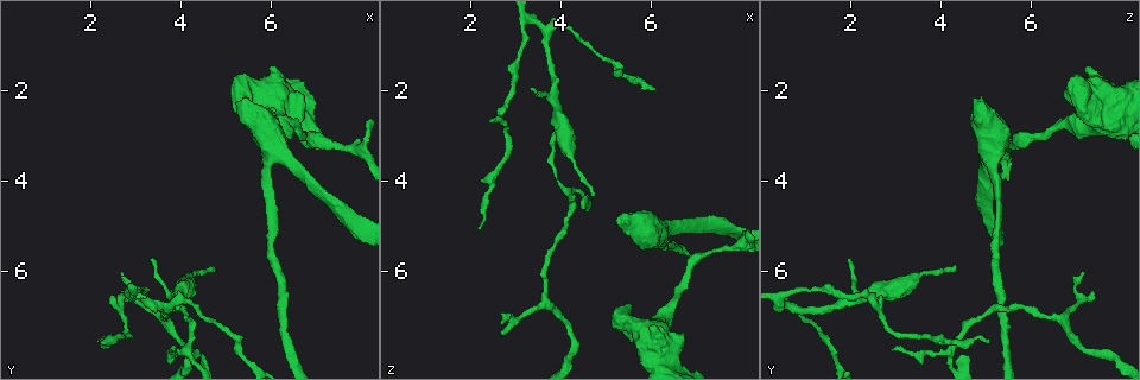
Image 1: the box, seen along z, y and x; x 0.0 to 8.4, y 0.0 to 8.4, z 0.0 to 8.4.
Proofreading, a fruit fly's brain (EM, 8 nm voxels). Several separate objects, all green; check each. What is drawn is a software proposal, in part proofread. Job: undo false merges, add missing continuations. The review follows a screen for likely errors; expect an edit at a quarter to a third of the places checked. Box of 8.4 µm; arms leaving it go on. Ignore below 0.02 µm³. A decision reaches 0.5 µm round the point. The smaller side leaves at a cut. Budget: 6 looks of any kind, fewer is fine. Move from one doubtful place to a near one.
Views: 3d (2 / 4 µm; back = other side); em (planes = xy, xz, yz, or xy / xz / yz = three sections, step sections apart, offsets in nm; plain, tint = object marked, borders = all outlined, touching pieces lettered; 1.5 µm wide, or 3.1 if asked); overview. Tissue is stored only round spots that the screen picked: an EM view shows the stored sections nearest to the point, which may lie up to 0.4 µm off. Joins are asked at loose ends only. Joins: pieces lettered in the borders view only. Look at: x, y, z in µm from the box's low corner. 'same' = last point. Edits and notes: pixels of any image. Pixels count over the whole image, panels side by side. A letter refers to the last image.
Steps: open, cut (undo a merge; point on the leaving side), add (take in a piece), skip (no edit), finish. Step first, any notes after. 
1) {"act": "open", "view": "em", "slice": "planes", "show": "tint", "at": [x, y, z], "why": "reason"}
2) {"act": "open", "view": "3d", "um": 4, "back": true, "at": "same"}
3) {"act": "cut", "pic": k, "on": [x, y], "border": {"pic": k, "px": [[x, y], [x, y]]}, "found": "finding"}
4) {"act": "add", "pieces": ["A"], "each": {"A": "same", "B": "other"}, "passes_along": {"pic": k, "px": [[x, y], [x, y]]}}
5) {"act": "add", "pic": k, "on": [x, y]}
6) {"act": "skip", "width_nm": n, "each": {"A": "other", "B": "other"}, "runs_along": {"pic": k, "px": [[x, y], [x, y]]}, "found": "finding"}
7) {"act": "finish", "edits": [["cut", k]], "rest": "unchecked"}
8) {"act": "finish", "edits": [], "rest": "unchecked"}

{"act": "open", "view": "em", "slice": "xy", "step": 4, "show": "borders", "at": [5.40, 2.20, 4.70], "why": "branch stops here"}

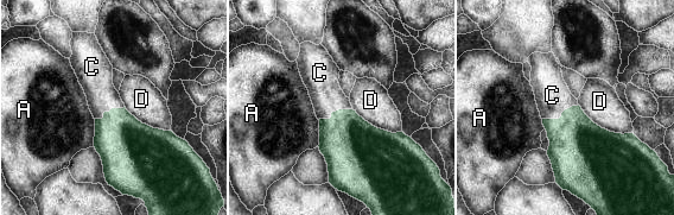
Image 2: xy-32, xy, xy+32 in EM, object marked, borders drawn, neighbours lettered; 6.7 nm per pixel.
{"act": "open", "view": "em", "slice": "planes", "show": "borders", "at": "same", "why": "another direction"}

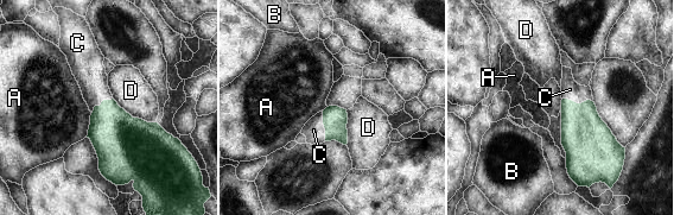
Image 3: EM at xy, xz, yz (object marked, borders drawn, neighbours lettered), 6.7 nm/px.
{"act": "add", "pieces": ["C"], "each": {"A": "other", "B": "other", "C": "same", "D": "other"}, "found": "the neuron continues"}

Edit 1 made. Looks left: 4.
{"act": "open", "view": "overview", "why": "redraw"}

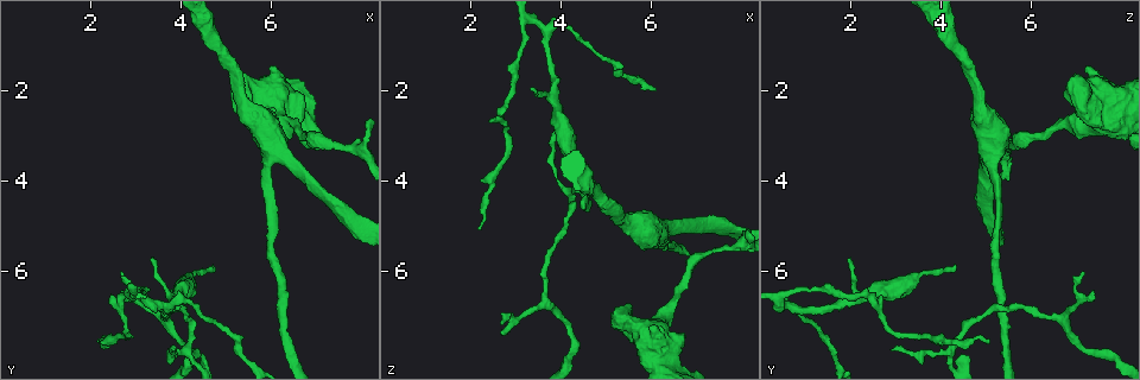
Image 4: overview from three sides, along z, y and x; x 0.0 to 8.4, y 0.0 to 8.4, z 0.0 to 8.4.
{"act": "open", "view": "3d", "um": 2, "at": [7.35, 3.25, 5.65], "why": "thin neck"}

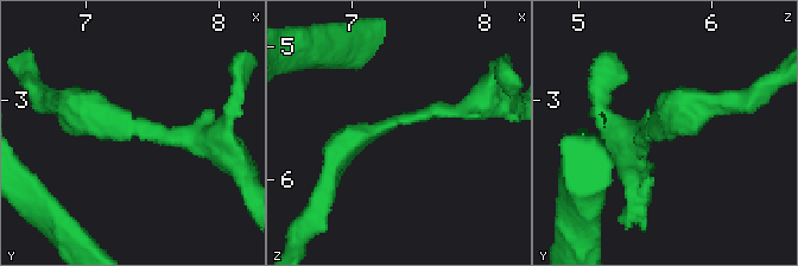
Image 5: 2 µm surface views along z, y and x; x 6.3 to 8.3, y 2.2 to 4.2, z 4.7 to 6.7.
{"act": "open", "view": "em", "slice": "planes", "show": "plain", "at": [7.32, 3.20, 5.60]}

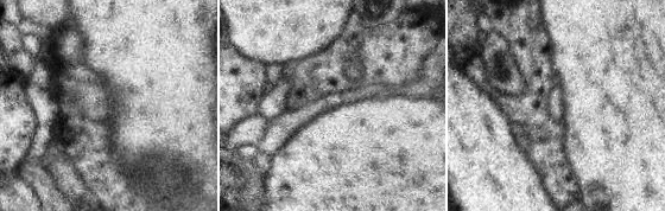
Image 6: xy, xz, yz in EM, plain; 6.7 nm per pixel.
{"act": "open", "view": "em", "slice": "planes", "show": "borders", "at": "same"}

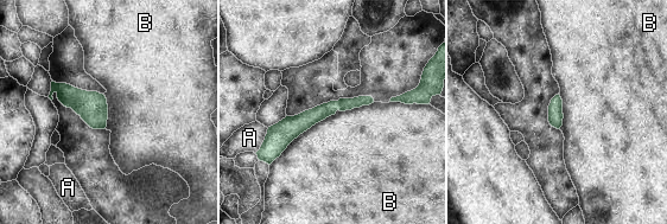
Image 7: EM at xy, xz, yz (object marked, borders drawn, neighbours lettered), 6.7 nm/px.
{"act": "skip", "each": {"A": "other", "B": "other"}, "runs_along": {"pic": 7, "px": [[369, 100], [306, 119], [272, 149]]}, "found": "continuous, no second neuron"}

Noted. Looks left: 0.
{"act": "finish", "edits": [["add", 3]], "rest": "unchecked"}

